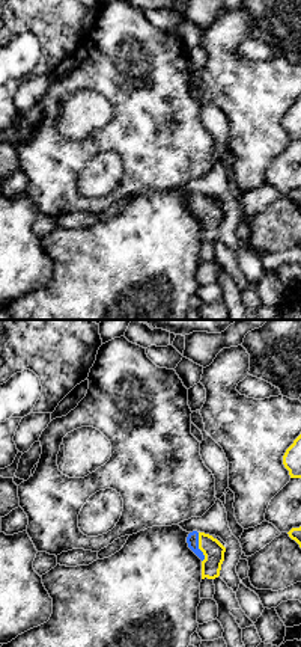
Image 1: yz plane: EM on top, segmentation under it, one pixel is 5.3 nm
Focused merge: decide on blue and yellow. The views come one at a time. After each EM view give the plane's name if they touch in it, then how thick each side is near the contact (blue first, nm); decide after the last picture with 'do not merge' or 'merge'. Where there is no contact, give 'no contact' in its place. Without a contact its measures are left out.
contact in yz; calibres 60 and 110 nm

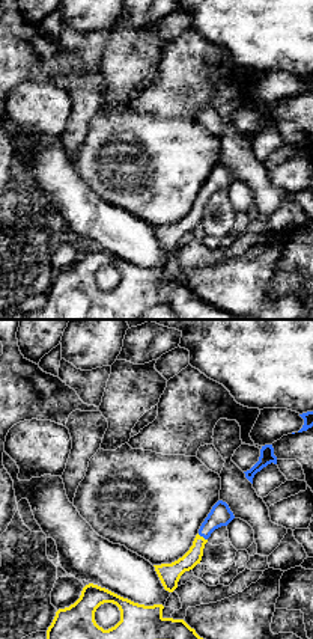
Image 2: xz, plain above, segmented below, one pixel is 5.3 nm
contact in xz; calibres 120 and 100 nm

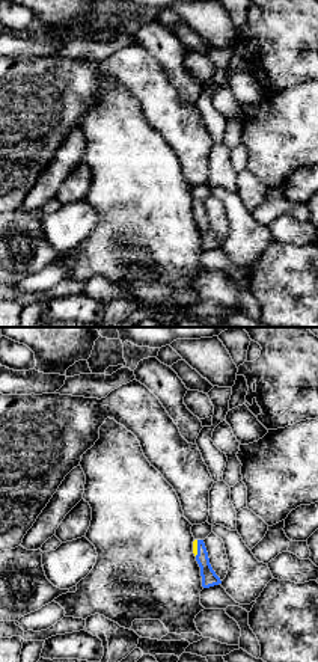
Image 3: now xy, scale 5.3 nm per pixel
contact in xy; calibres 80 and 30 nm

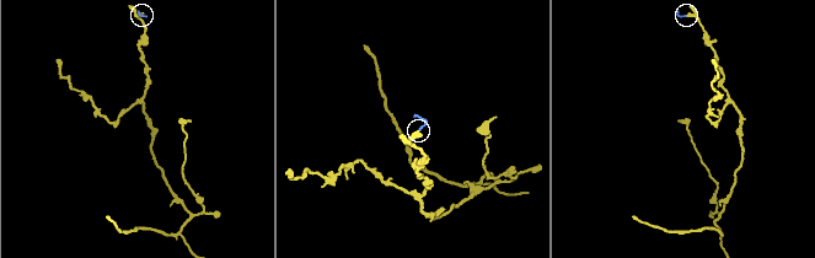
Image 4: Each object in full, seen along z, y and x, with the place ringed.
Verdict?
merge

